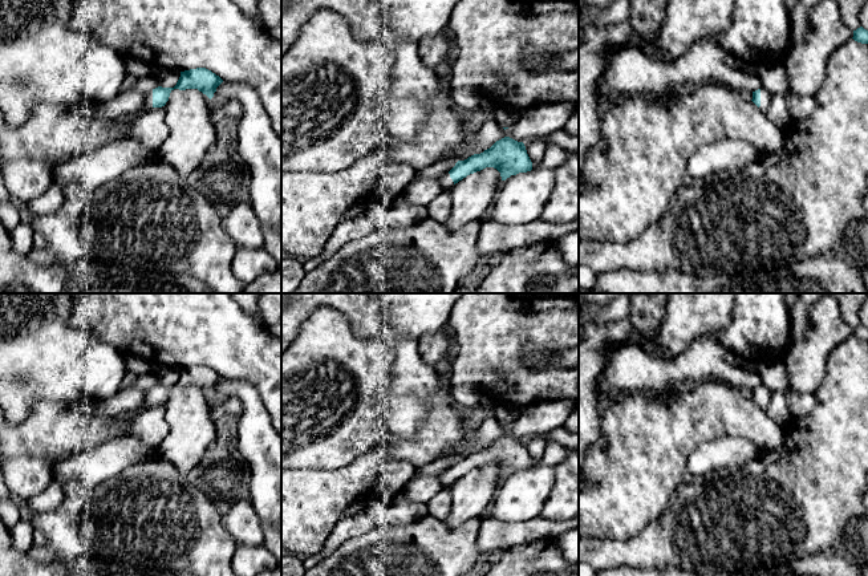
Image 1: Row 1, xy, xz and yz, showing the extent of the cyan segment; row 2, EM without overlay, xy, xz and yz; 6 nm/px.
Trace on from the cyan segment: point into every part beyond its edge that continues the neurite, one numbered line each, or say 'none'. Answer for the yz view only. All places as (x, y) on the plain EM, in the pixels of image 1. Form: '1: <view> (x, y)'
1: yz (765, 393)

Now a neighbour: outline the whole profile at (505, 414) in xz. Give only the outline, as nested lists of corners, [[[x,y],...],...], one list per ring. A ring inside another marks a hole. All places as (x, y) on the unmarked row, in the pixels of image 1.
[[[496,405],[494,418],[499,425],[510,425],[520,414],[520,409],[511,405]]]

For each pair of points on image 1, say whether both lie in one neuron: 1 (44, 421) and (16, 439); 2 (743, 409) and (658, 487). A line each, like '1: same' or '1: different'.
1: same
2: same

